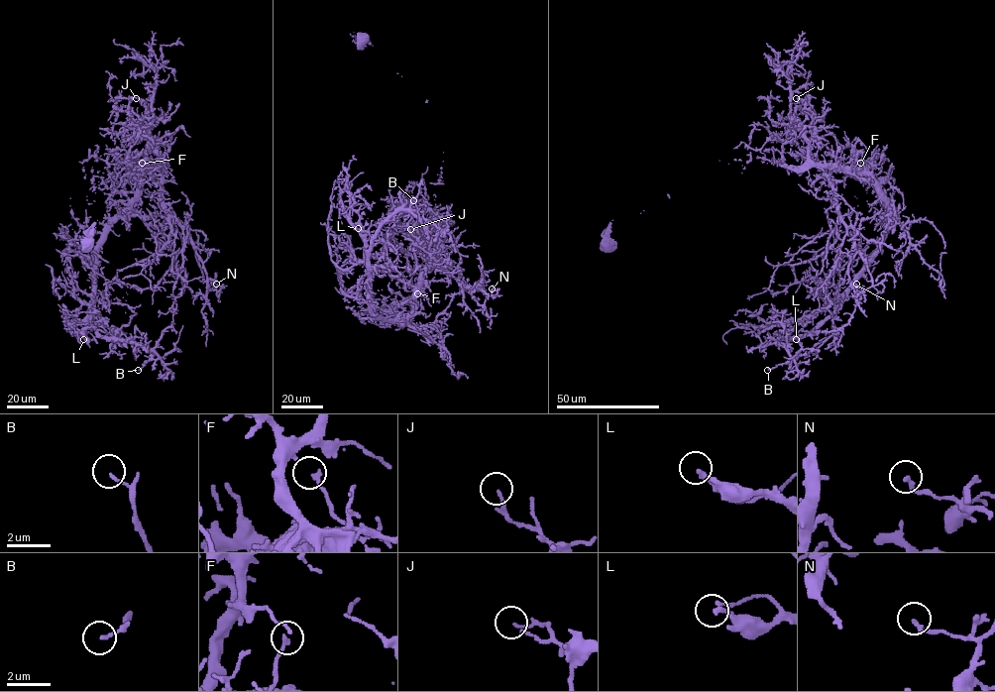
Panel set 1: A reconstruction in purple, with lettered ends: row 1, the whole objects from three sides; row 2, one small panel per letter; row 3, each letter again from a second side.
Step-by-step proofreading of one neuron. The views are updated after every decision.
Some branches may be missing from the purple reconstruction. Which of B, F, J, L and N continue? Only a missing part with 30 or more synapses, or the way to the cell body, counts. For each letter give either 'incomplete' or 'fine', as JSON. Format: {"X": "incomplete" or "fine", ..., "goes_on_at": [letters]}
{"B": "fine", "F": "fine", "J": "fine", "L": "fine", "N": "fine", "goes_on_at": []}

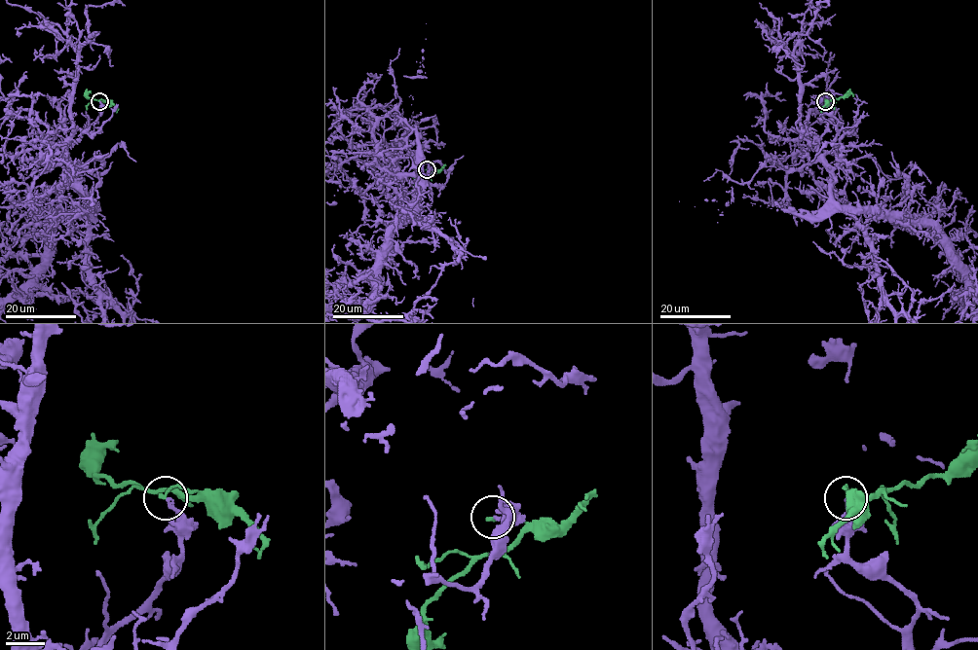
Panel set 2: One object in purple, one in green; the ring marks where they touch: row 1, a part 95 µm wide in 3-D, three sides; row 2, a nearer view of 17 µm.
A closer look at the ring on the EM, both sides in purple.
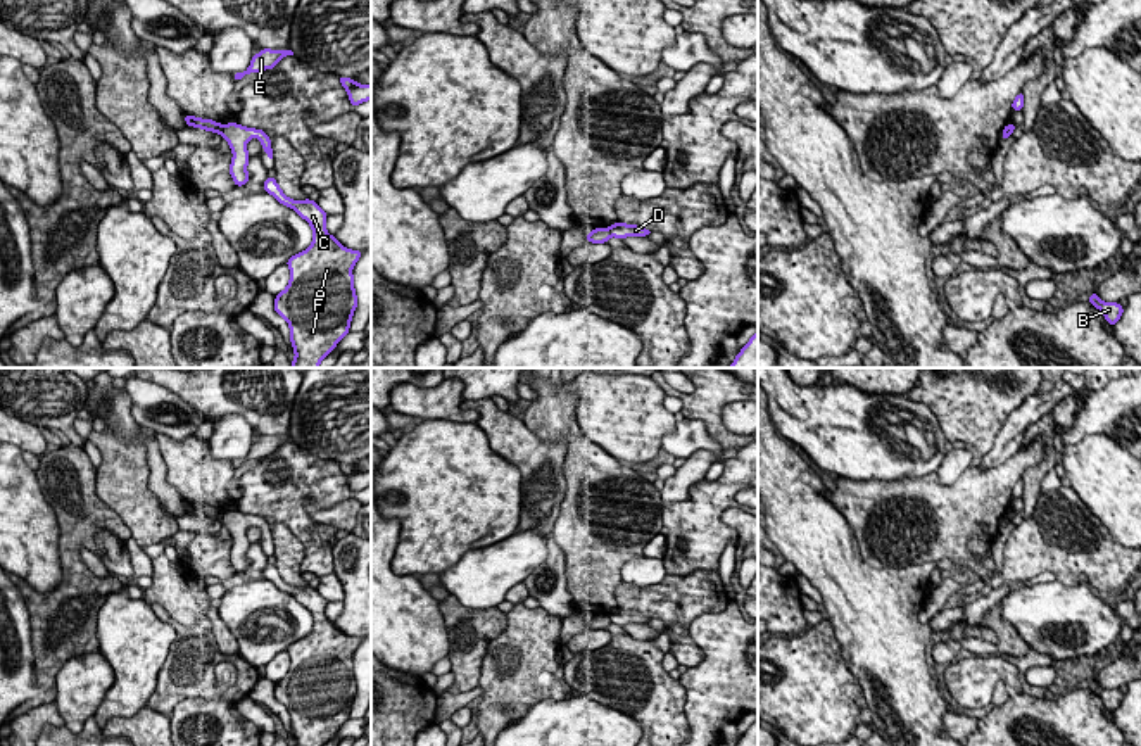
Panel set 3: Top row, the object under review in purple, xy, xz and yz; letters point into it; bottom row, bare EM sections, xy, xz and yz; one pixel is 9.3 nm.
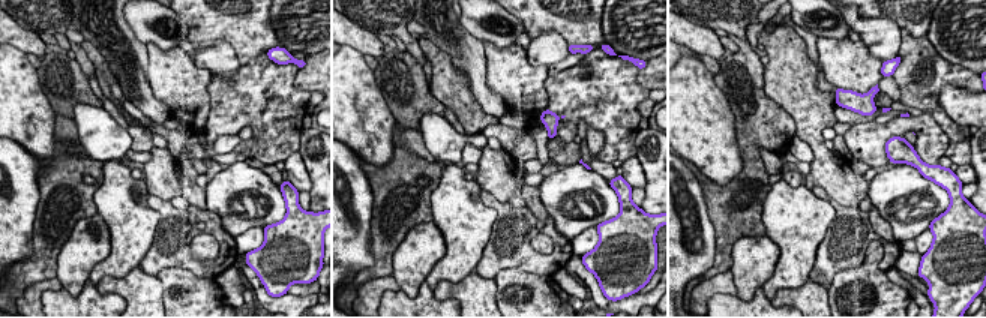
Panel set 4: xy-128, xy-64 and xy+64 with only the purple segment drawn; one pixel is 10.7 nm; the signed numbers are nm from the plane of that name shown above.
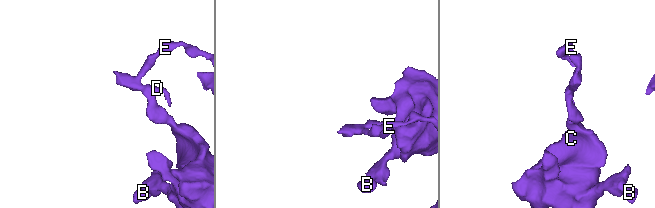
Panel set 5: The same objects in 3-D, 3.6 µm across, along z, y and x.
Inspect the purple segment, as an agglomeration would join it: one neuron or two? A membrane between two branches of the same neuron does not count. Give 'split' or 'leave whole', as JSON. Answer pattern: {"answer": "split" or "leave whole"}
{"answer": "split"}

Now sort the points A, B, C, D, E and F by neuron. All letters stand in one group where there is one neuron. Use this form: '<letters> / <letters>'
A B C D F / E

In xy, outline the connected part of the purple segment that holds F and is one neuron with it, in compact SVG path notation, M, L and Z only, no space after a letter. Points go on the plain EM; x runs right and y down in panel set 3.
M271 563L262 575L312 615L311 634L287 648L290 668L276 682L274 698L290 713L295 746L323 746L349 720L357 694L352 654L362 639L345 635L326 618L328 603L318 589L288 585Z

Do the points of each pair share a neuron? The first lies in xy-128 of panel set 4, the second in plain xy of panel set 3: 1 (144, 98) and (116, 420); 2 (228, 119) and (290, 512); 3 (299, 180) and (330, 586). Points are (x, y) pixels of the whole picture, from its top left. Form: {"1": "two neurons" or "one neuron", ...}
{"1": "one neuron", "2": "one neuron", "3": "one neuron"}

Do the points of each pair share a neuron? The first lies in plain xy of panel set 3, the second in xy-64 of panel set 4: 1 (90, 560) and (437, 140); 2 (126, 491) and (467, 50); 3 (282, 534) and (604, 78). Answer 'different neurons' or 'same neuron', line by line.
1: different neurons
2: different neurons
3: different neurons

